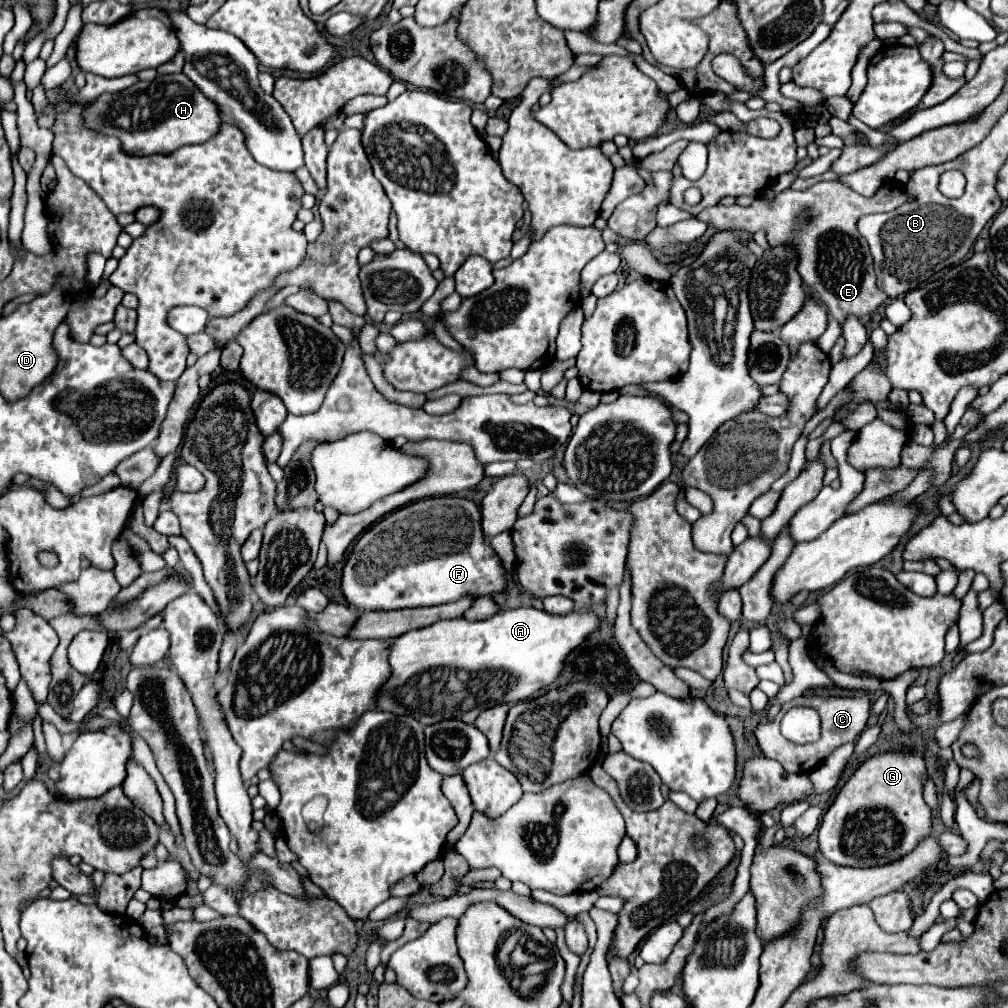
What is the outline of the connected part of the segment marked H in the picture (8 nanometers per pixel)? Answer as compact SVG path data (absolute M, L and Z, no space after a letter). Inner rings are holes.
M184 73L158 75L152 83L138 81L118 93L104 93L82 109L82 121L88 129L118 137L126 155L172 153L182 145L208 141L220 127L216 105L208 101Z

